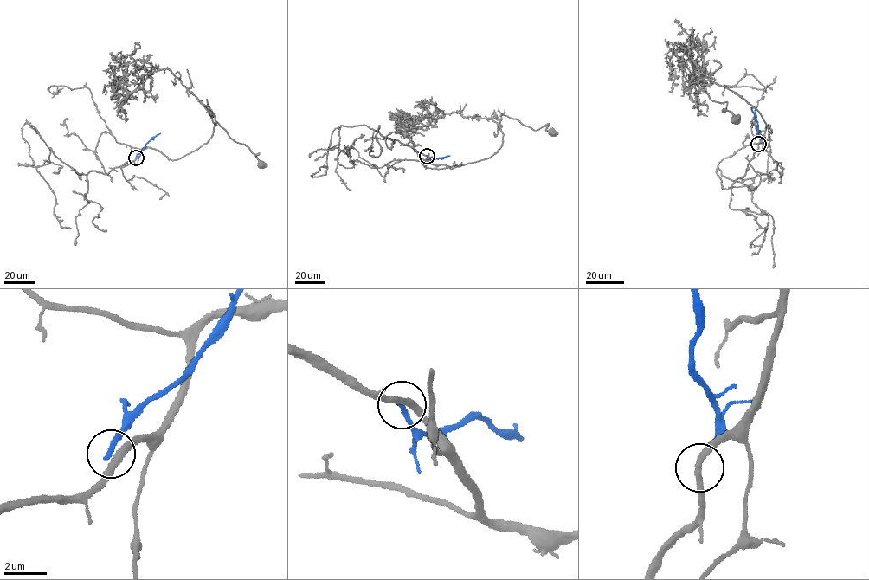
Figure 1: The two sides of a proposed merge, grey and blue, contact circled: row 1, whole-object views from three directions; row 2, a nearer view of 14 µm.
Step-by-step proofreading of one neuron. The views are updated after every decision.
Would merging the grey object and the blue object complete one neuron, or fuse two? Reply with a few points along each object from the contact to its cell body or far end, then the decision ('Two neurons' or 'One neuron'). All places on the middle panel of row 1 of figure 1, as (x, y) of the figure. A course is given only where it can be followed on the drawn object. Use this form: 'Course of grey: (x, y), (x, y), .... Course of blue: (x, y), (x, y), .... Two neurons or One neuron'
Course of grey: (427, 156), (432, 164), (450, 167), (492, 156), (501, 145), (503, 114), (552, 132). Course of blue: (427, 156), (435, 158), (450, 155). Two neurons

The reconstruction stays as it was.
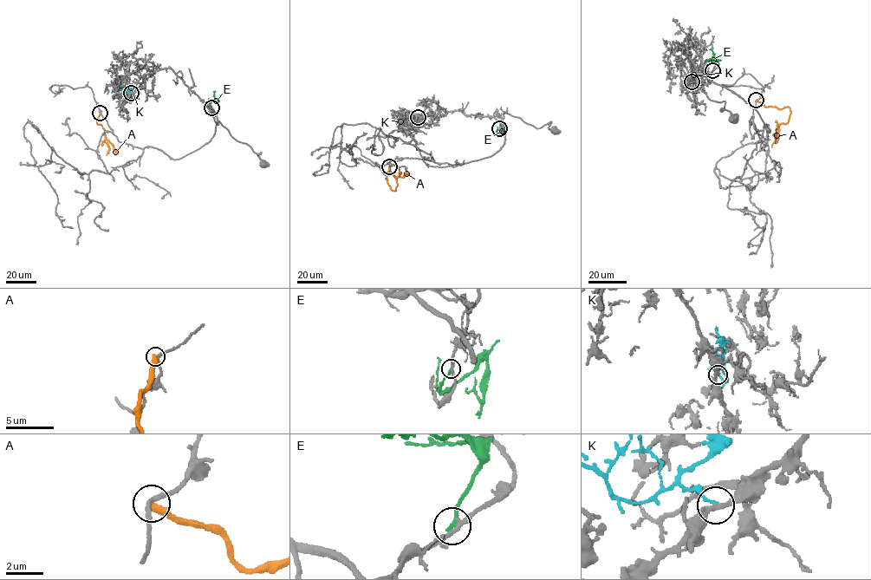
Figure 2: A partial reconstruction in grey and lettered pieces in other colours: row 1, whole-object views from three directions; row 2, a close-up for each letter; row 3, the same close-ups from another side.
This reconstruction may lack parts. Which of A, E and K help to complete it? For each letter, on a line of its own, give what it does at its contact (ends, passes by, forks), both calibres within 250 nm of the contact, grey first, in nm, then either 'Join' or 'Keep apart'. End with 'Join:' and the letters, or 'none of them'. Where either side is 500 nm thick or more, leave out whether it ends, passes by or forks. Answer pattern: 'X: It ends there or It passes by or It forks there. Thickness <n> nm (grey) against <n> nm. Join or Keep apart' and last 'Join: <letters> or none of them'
A: It ends there. Thickness 220 nm (grey) against 400 nm. Keep apart
E: It ends there. Thickness 240 nm (grey) against 240 nm. Keep apart
K: It ends there. Thickness 300 nm (grey) against 150 nm. Keep apart
Join: none of them

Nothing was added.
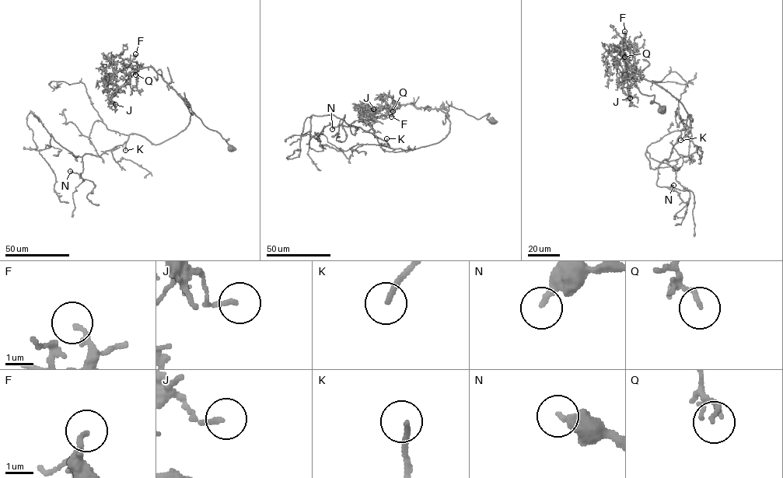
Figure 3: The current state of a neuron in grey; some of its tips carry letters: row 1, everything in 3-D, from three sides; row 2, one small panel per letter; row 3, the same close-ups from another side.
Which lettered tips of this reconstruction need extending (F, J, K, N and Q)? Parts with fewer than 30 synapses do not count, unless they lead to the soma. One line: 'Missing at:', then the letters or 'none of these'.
Missing at: K

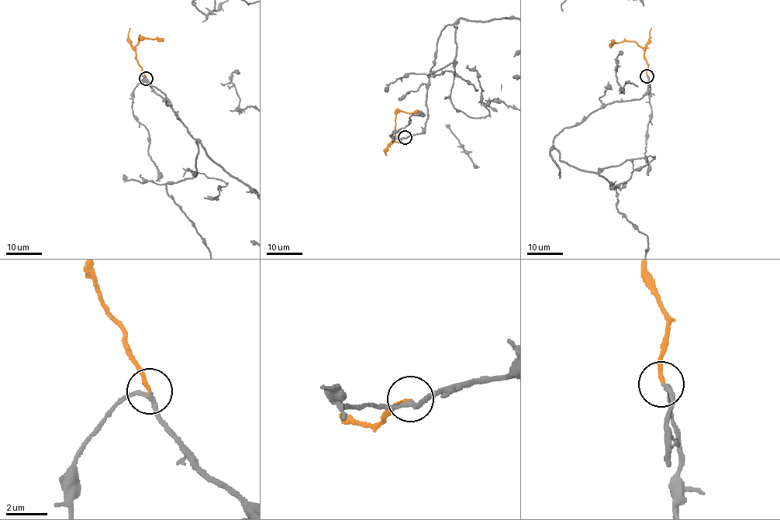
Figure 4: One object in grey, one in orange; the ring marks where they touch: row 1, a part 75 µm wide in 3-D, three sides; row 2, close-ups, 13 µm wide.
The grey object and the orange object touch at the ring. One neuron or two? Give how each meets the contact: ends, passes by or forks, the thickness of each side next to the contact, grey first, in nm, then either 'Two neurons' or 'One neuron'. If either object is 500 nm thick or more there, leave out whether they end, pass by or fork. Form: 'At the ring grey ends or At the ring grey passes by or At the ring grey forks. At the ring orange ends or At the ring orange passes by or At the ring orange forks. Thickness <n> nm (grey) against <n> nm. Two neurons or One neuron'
At the ring grey passes by. At the ring orange ends. Thickness 200 nm (grey) against 180 nm. One neuron

